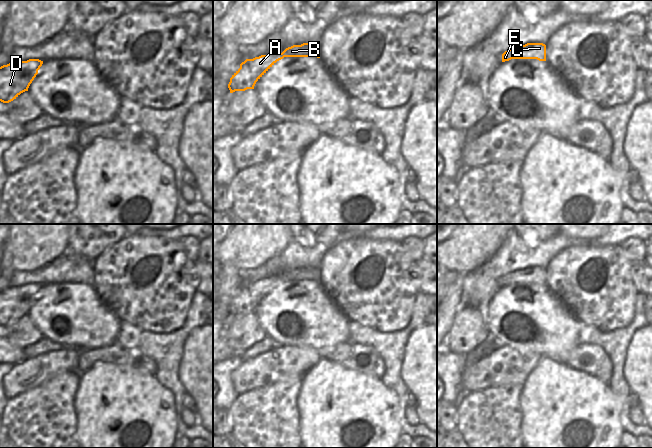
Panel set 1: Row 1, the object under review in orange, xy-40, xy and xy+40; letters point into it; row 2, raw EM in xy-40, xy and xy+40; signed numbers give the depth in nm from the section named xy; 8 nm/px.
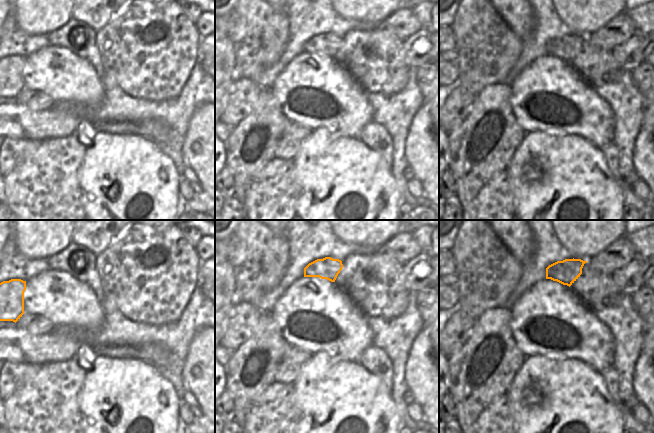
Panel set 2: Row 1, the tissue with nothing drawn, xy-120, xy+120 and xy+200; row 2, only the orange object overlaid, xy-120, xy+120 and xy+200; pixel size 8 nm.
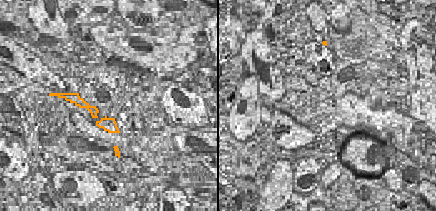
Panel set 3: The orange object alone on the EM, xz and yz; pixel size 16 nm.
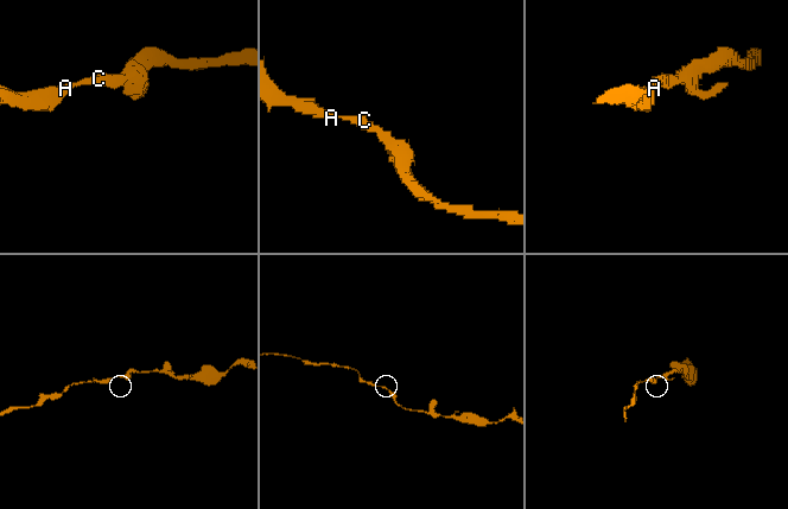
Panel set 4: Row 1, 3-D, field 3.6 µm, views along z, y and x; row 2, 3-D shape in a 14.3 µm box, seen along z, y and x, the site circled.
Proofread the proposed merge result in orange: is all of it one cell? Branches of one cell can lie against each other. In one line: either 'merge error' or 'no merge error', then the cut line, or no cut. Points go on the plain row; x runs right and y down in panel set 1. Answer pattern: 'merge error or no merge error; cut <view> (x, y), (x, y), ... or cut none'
no merge error; cut none

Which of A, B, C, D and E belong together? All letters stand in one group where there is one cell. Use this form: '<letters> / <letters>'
A B C D E

